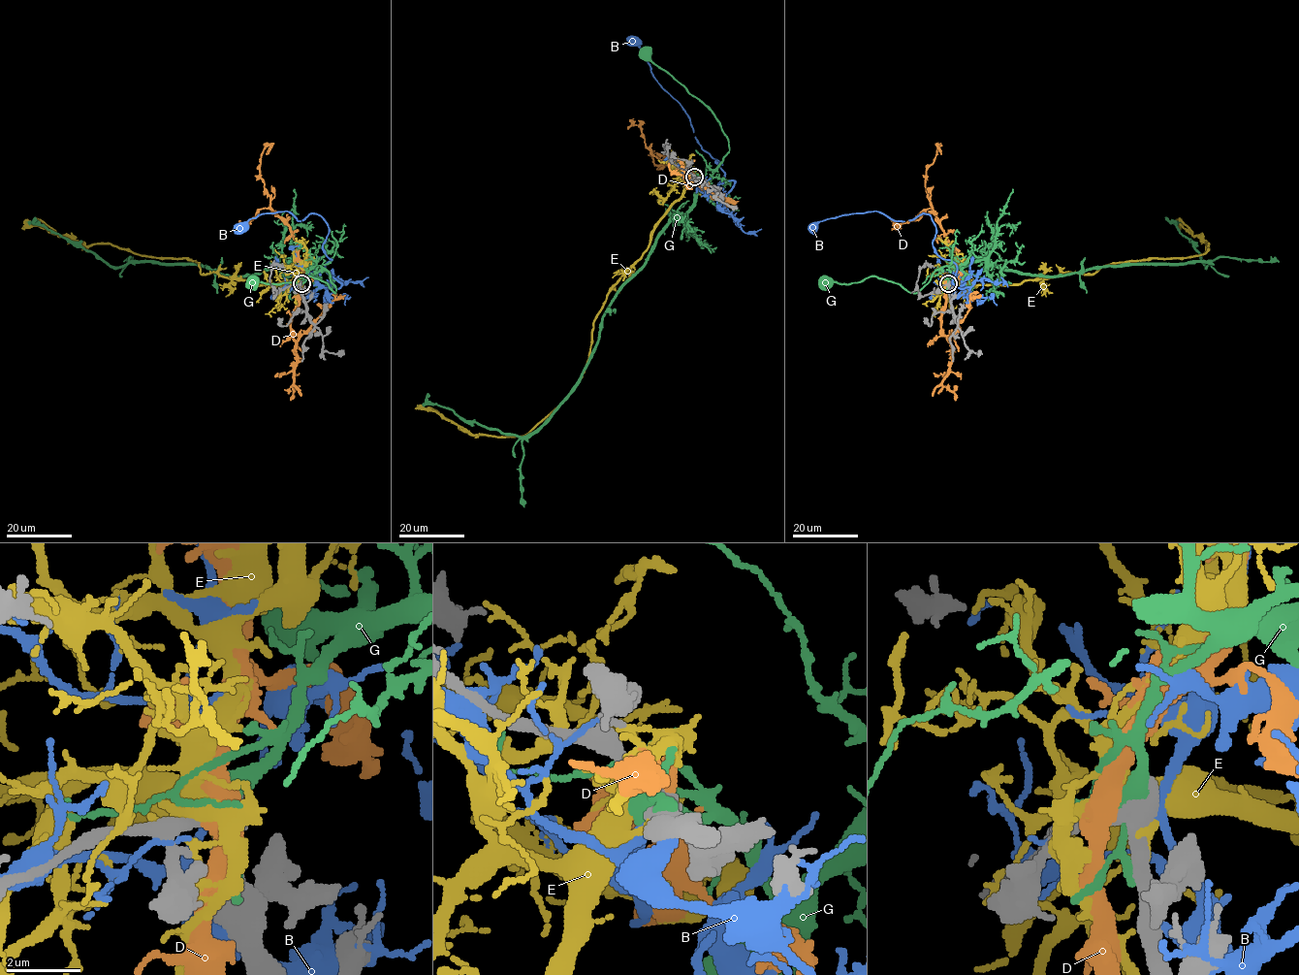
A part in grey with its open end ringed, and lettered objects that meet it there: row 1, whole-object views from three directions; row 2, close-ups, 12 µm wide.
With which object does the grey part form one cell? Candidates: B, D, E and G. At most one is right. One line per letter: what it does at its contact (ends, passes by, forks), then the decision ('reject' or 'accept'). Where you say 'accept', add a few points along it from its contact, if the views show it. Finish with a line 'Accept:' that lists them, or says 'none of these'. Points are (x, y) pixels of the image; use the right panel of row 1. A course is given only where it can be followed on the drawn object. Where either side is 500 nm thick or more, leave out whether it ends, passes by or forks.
B: reject
D: reject
E: it ends; reject
G: it forks; reject
Accept: none of these

